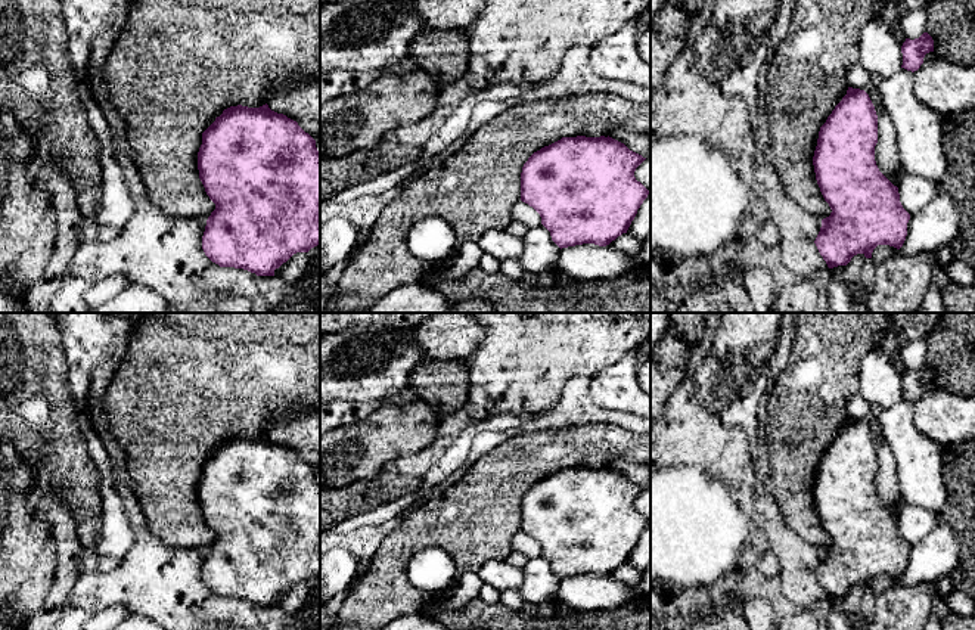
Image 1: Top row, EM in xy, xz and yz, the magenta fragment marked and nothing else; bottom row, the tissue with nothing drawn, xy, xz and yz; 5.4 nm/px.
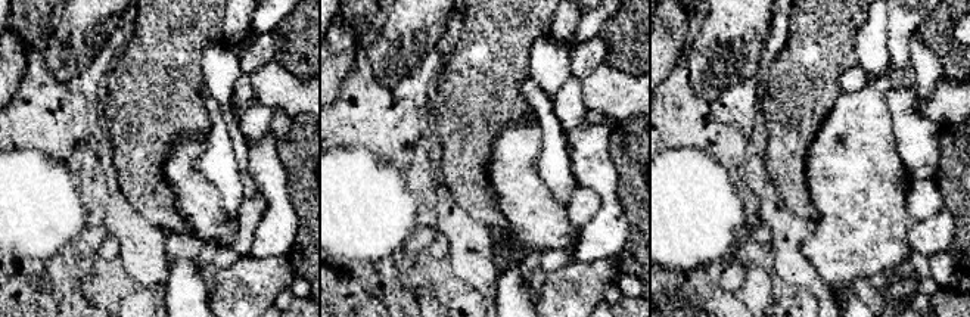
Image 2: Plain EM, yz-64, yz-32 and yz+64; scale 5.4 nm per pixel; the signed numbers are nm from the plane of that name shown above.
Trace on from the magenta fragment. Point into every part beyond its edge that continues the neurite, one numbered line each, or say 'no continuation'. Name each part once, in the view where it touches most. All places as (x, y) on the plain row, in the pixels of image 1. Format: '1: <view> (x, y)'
no continuation

